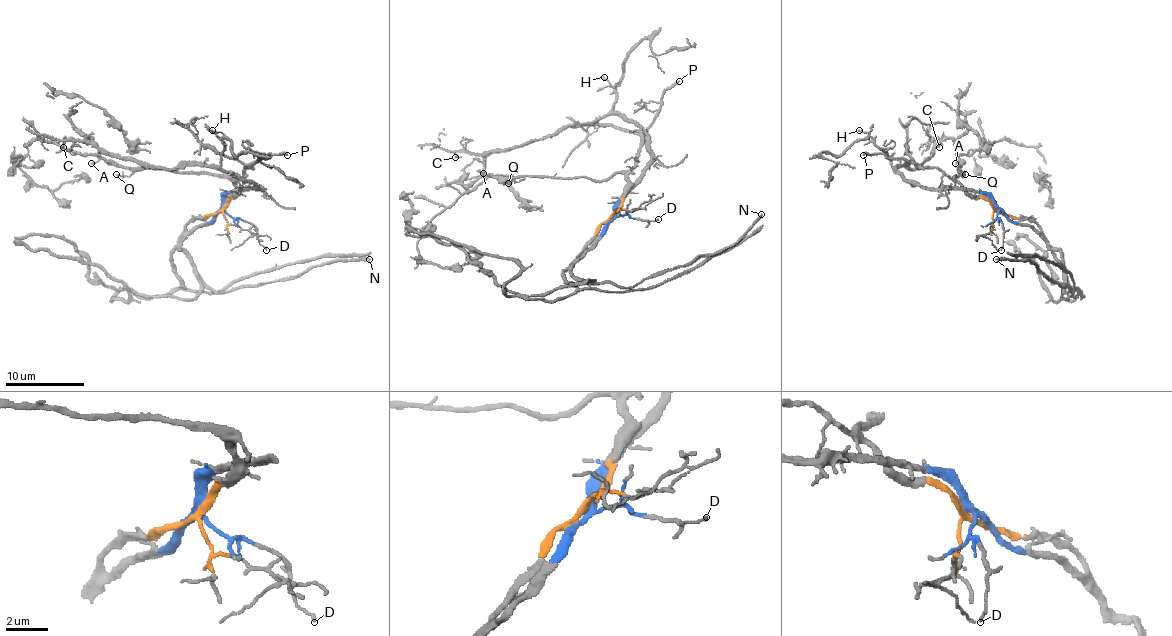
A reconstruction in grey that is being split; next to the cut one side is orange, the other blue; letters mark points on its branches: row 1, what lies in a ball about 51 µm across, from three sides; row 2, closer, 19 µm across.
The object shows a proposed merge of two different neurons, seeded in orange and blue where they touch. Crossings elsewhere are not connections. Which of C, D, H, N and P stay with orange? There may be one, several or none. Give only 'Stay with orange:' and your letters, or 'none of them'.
Stay with orange: P

